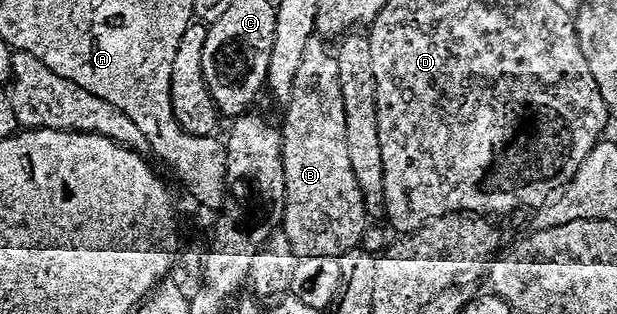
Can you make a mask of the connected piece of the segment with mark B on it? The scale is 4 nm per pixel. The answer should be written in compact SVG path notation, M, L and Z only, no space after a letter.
M320 37L312 38L306 45L292 96L283 111L284 123L280 133L284 170L282 229L286 237L290 237L290 245L298 257L339 257L361 242L366 212L358 177L354 177L354 165L350 165L338 61Z

